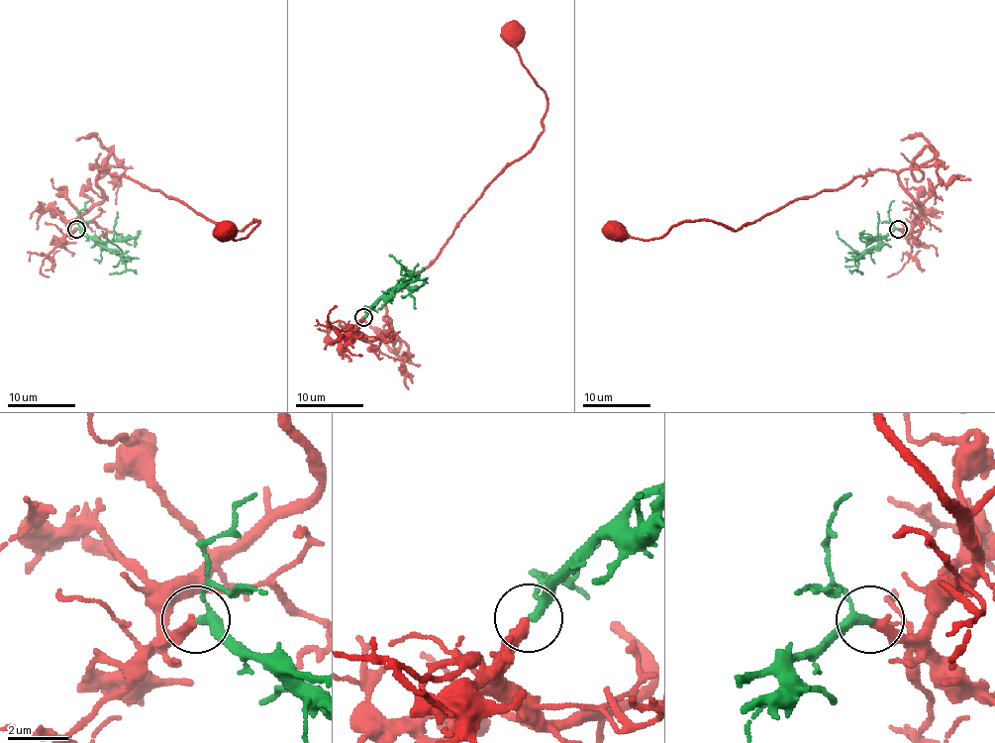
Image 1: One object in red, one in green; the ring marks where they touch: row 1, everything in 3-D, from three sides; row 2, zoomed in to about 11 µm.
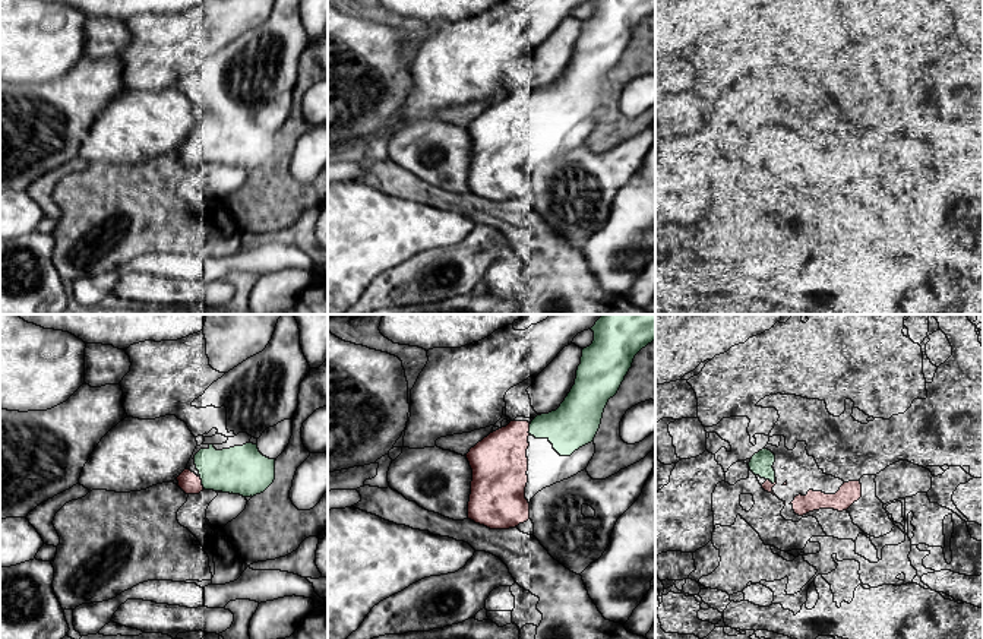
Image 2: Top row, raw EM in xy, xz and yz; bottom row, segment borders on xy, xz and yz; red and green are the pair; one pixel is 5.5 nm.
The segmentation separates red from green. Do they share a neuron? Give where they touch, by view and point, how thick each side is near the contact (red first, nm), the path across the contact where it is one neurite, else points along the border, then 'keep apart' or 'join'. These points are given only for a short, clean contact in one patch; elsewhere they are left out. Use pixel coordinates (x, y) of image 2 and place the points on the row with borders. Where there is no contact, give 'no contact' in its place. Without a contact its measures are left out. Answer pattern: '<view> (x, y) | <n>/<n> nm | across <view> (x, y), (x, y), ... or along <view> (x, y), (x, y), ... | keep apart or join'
xy (201, 483) | 110/280 nm | join

